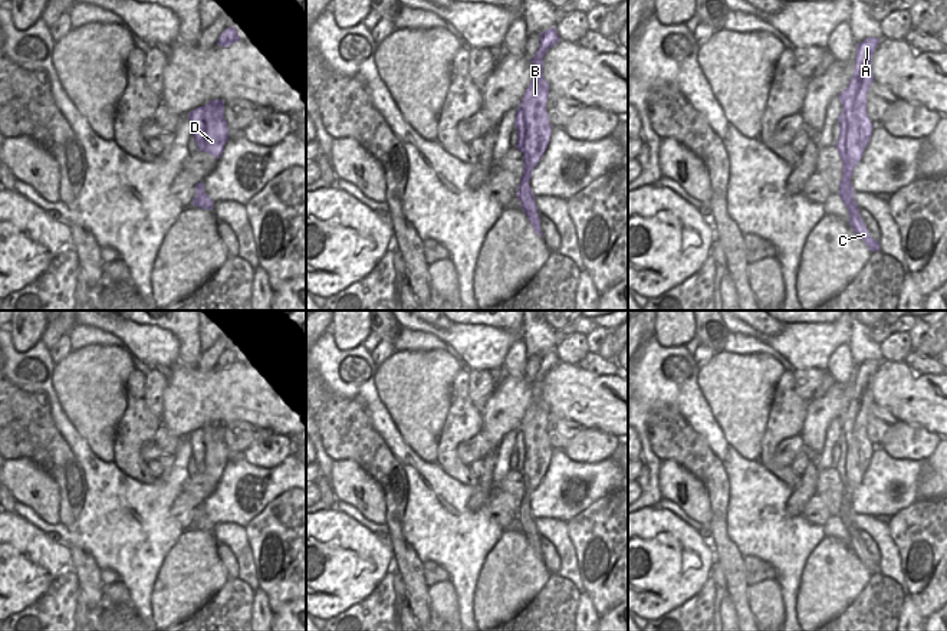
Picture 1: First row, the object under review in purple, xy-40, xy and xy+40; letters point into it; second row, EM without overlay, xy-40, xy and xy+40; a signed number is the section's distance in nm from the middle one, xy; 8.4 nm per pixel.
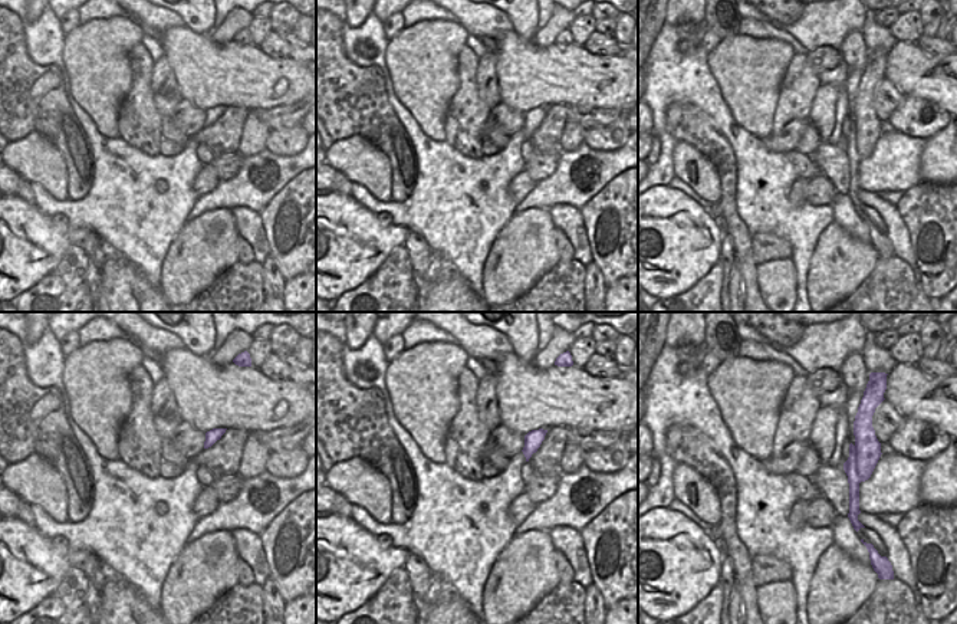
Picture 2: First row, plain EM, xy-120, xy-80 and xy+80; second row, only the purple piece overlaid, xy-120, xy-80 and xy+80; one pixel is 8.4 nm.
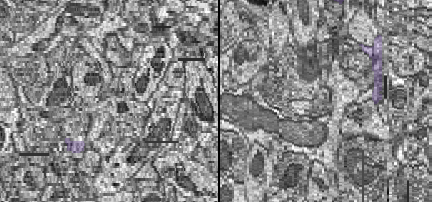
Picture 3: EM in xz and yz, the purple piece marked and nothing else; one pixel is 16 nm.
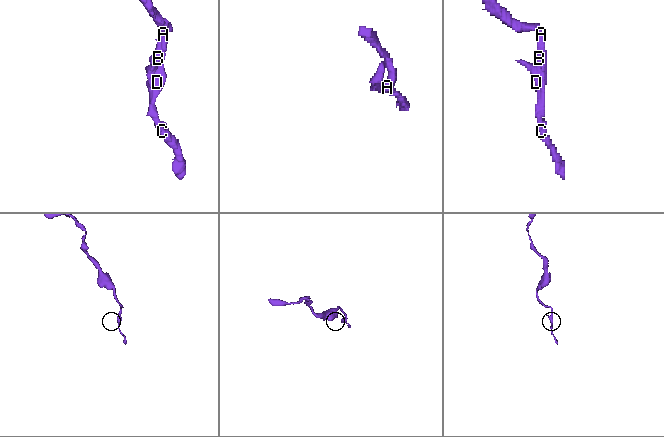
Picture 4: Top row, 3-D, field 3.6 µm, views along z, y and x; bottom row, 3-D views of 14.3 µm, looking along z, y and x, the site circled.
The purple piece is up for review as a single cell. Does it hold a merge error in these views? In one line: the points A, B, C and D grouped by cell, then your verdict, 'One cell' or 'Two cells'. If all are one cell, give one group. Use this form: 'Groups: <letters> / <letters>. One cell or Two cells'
Groups: A B C D. One cell.

